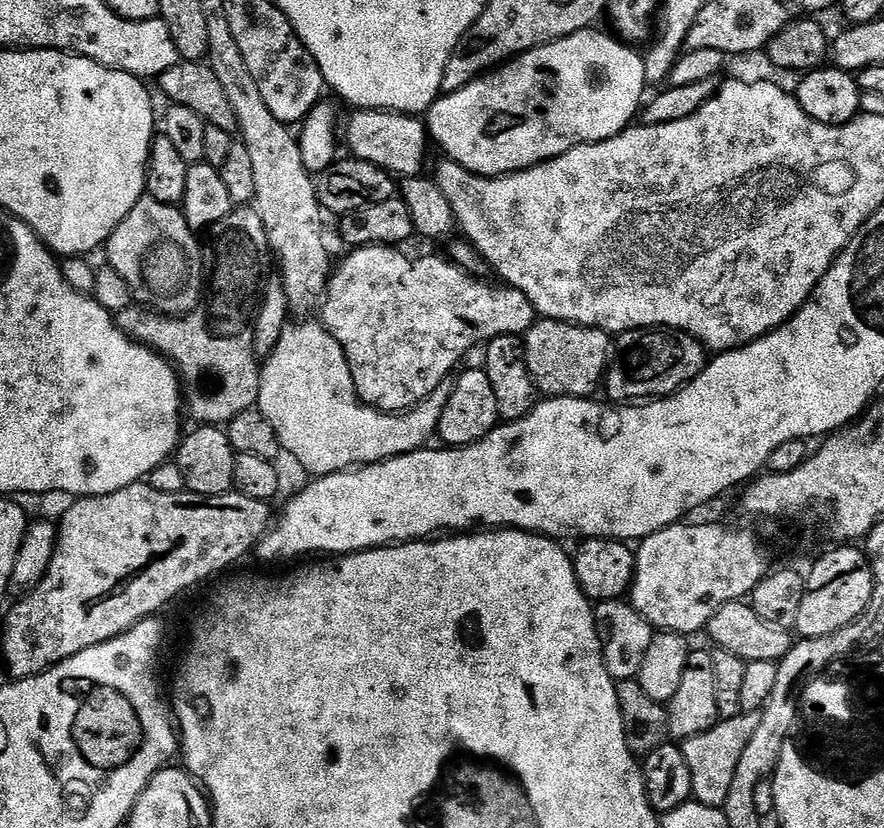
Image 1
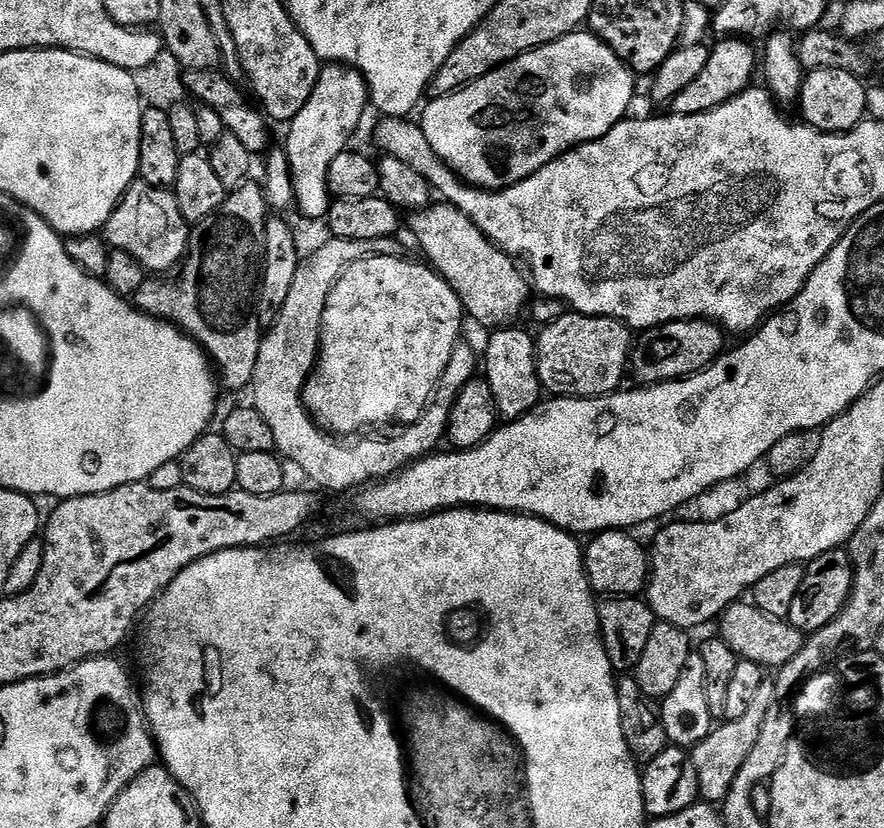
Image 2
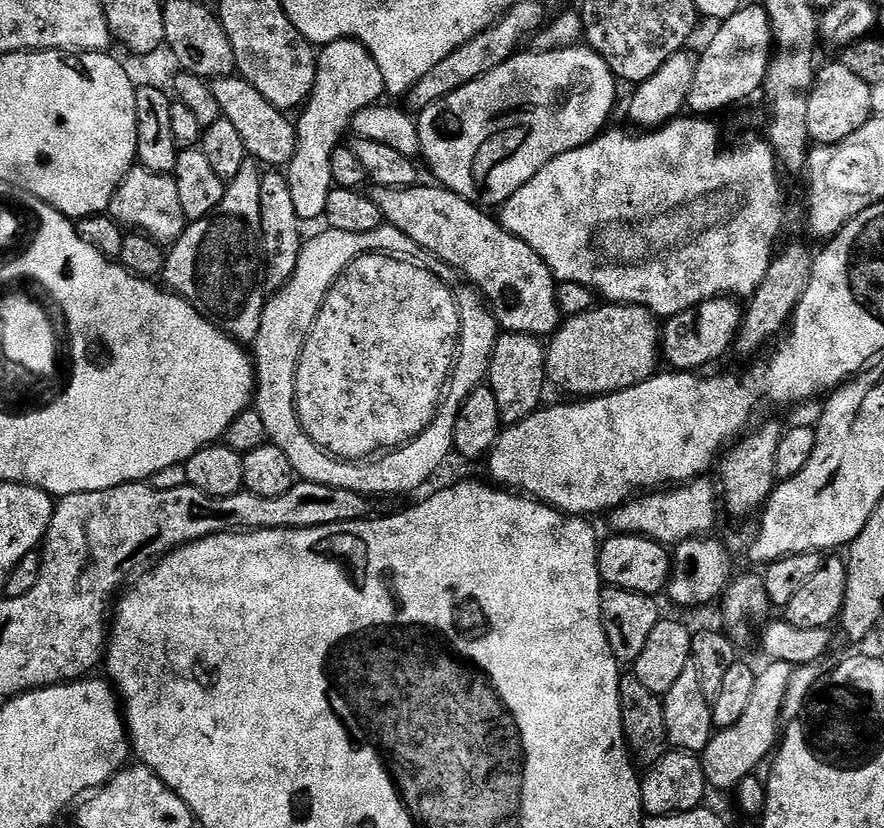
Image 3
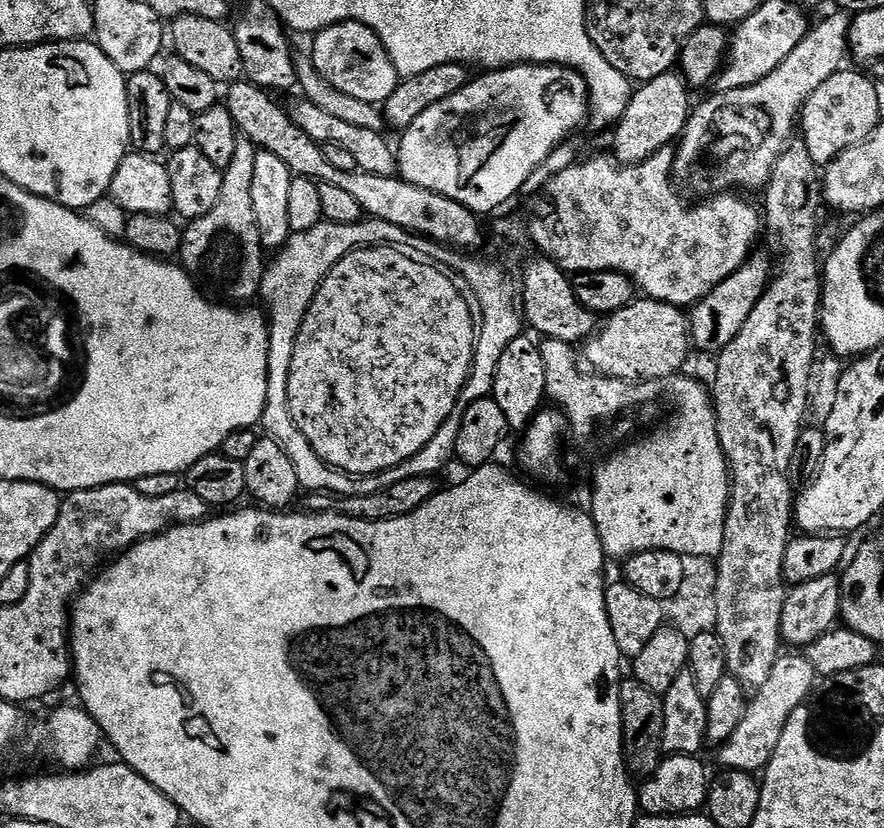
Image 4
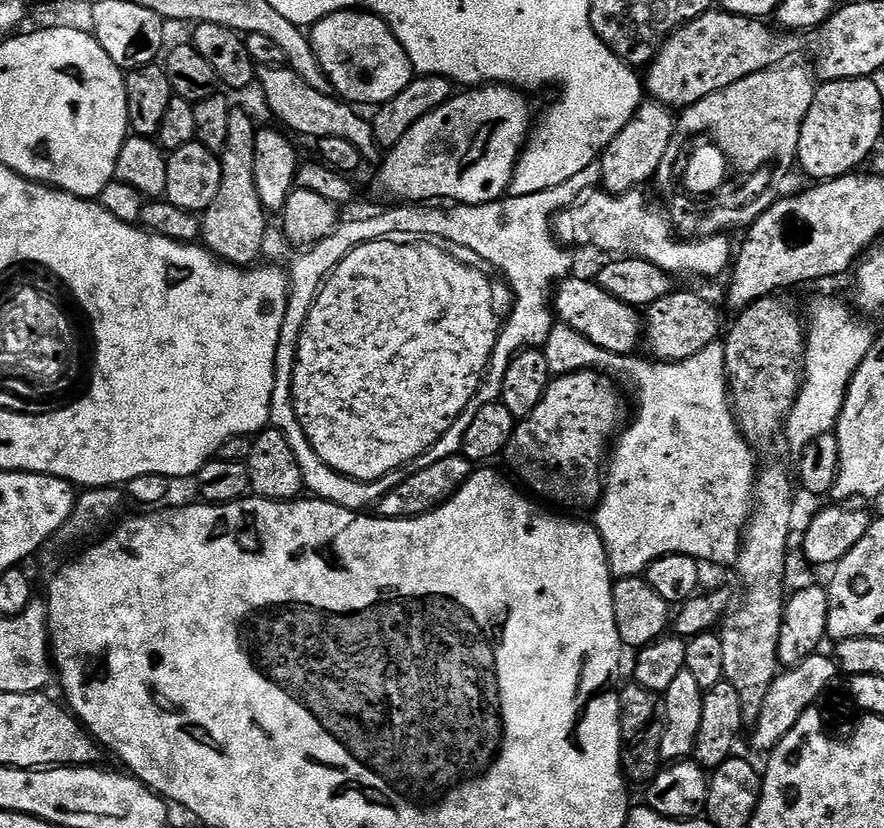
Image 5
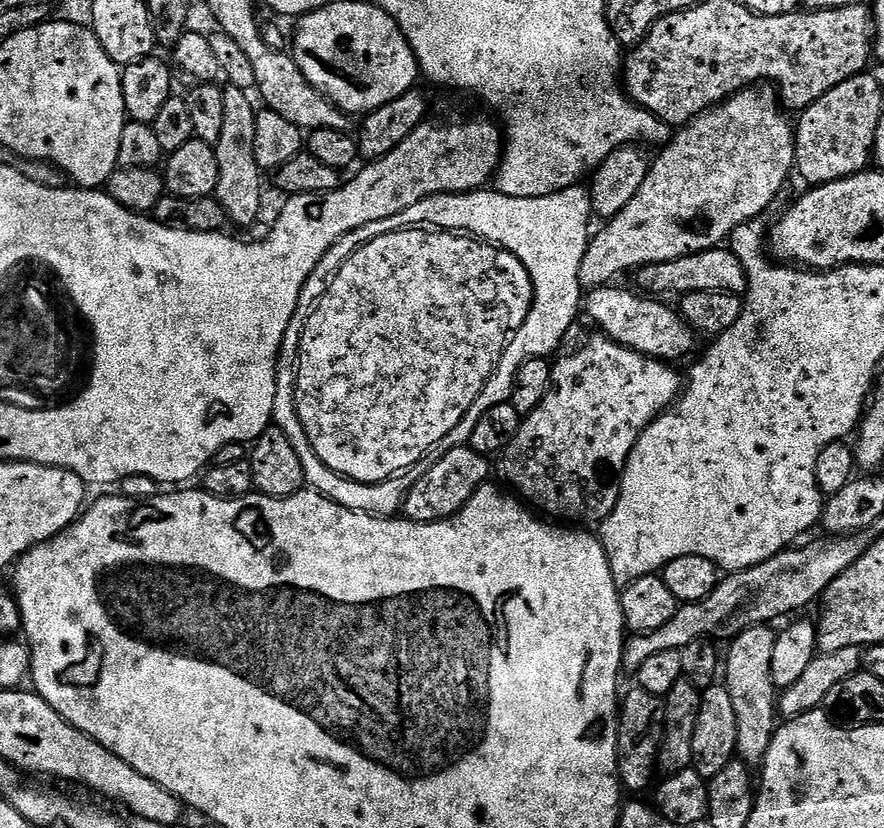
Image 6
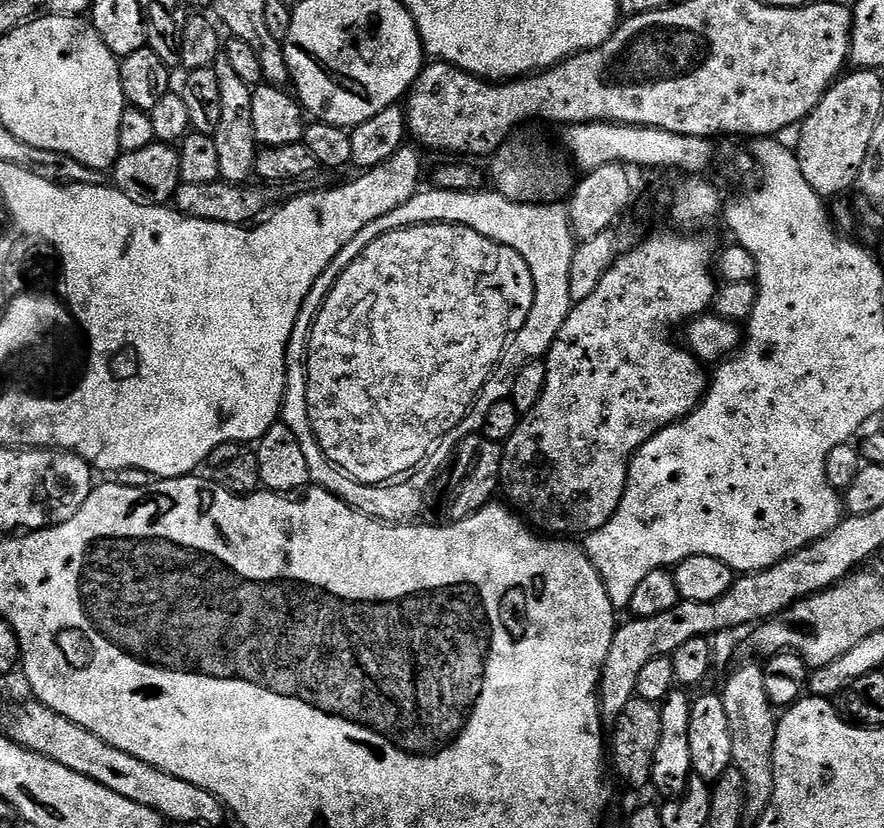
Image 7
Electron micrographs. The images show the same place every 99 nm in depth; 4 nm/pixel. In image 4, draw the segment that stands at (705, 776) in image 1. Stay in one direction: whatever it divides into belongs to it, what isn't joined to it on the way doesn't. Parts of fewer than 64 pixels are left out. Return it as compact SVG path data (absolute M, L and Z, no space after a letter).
M781 654L774 662L774 670L770 670L770 678L766 678L766 683L749 699L746 714L734 734L730 734L726 743L719 745L719 767L730 772L753 774L767 768L774 750L778 750L778 742L790 714L804 707L817 684L816 671L814 666L810 666L807 655Z

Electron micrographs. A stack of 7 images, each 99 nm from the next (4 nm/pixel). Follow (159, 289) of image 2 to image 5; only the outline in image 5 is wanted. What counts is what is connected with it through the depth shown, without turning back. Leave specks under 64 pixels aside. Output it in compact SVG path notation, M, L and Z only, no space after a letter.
M239 106L233 107L226 133L226 146L219 152L222 166L222 186L218 186L218 198L210 202L210 206L202 214L202 244L217 260L233 266L252 266L261 259L264 233L270 224L266 222L266 213L258 198L258 188L254 186L254 138L256 137L257 121L254 122Z

